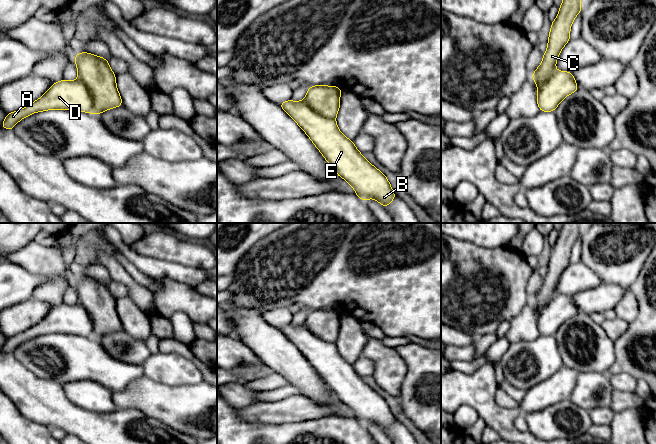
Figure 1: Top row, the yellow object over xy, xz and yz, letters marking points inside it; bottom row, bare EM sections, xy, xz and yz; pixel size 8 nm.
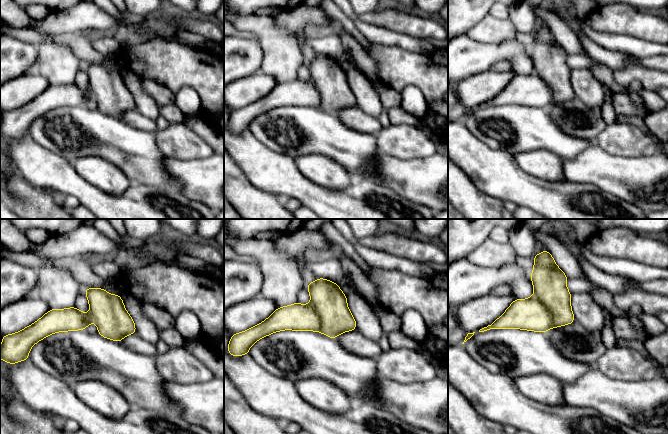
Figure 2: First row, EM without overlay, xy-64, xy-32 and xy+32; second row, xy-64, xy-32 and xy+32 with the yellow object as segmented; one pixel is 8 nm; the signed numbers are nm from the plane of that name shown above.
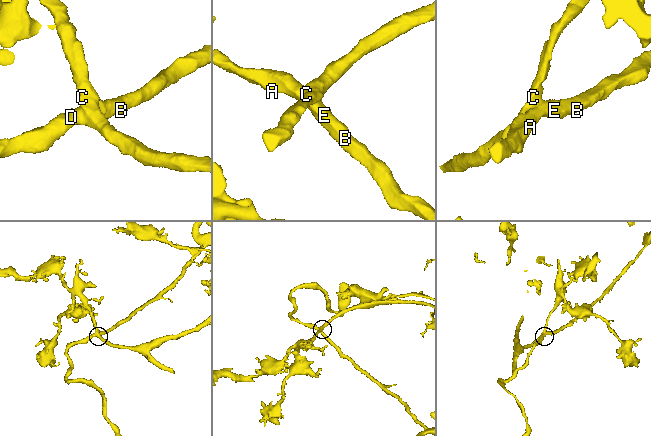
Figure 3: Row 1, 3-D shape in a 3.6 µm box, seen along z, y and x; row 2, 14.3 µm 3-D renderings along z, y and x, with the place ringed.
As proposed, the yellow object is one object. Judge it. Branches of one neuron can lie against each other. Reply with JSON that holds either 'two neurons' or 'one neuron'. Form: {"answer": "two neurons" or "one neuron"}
{"answer": "two neurons"}

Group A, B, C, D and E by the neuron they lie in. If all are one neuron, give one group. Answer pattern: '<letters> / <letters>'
A B D E / C

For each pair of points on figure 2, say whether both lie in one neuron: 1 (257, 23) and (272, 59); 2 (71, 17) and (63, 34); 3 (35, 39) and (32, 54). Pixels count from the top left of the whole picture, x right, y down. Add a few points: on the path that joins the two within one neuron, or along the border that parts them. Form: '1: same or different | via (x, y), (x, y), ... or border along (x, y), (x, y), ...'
1: same | via (266, 32), (272, 38), (272, 50)
2: same | via (70, 21), (64, 27), (64, 30)
3: different | border along (23, 35), (27, 41), (36, 46)

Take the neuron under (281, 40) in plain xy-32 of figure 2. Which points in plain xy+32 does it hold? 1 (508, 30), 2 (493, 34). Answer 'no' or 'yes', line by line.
1: yes
2: yes

